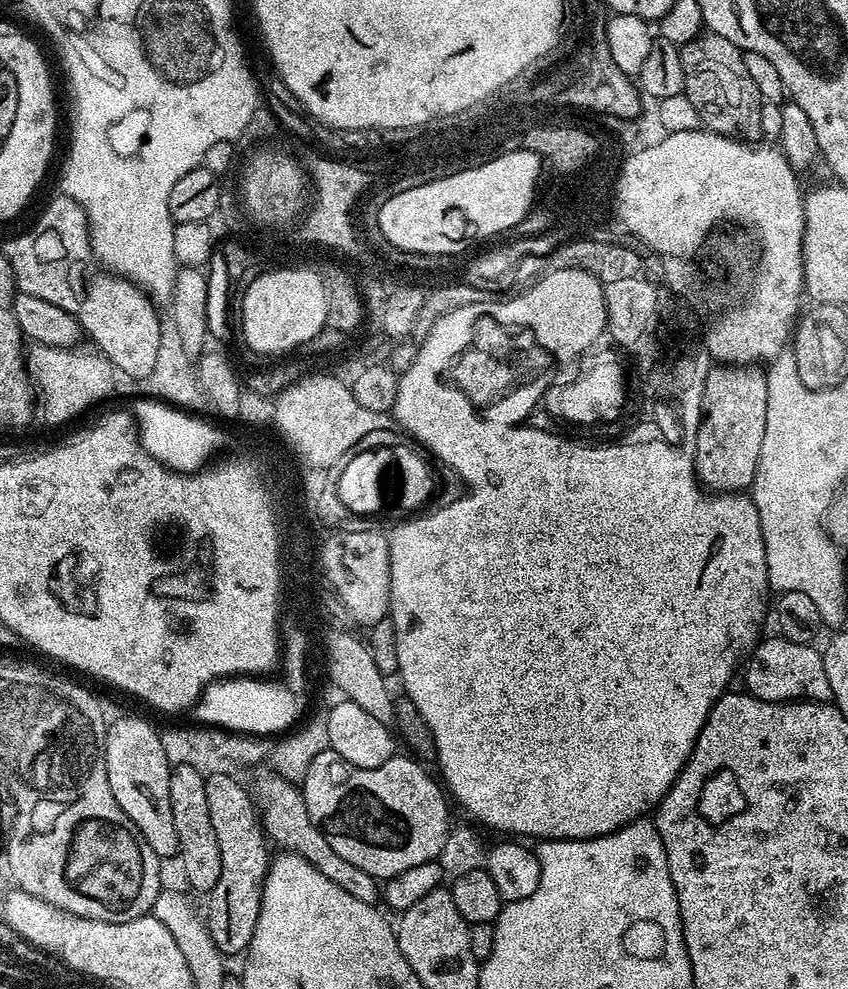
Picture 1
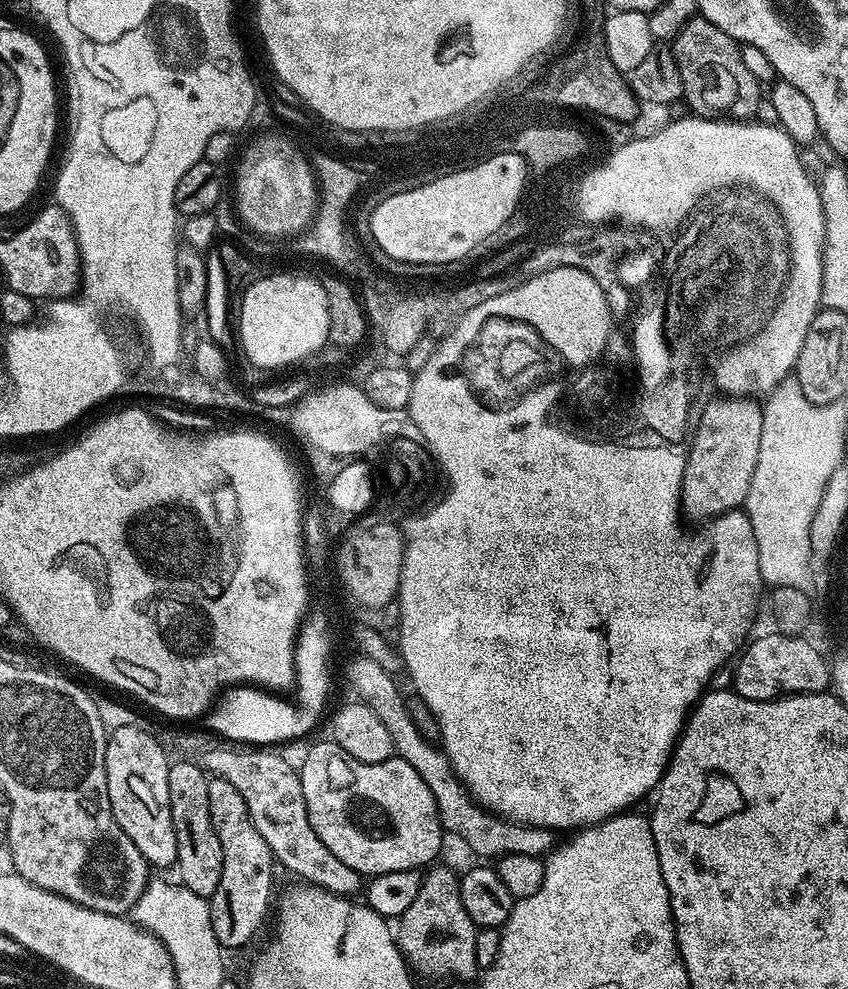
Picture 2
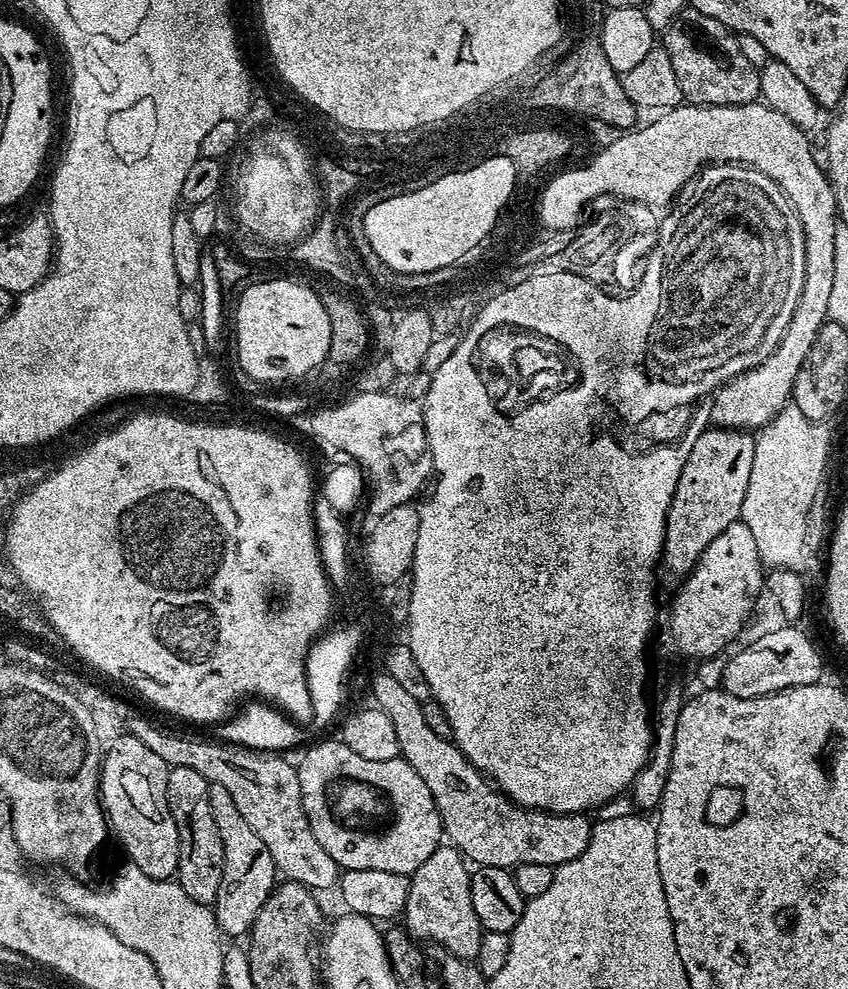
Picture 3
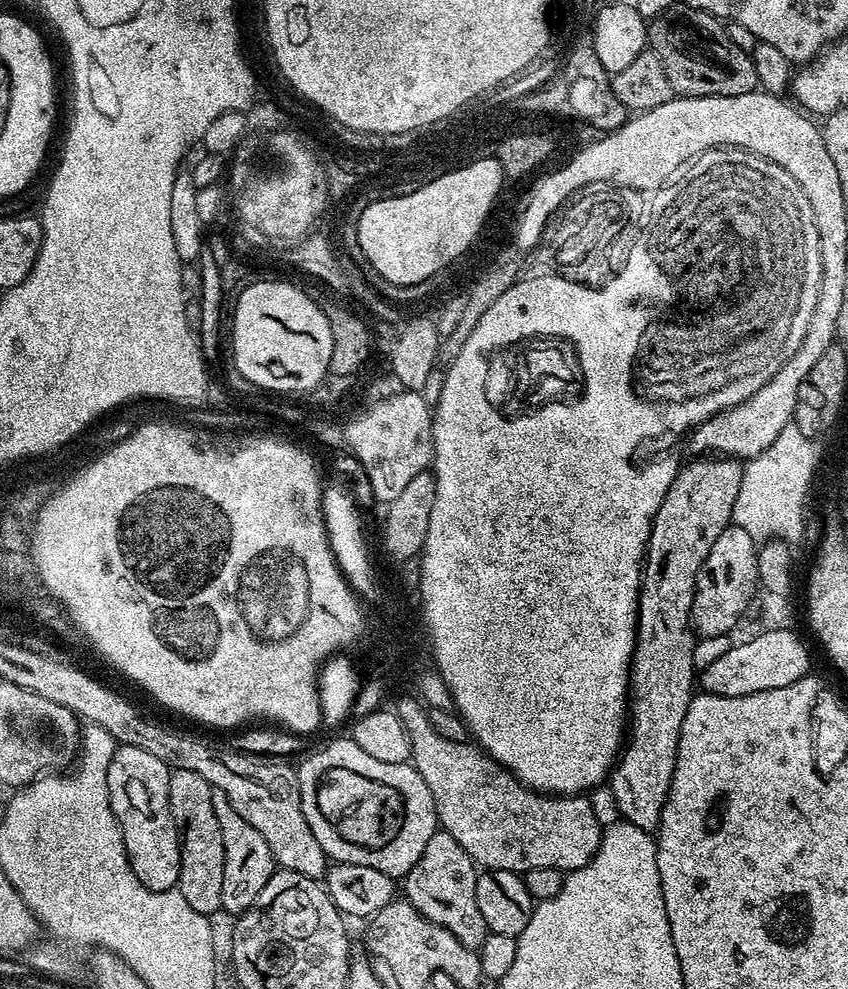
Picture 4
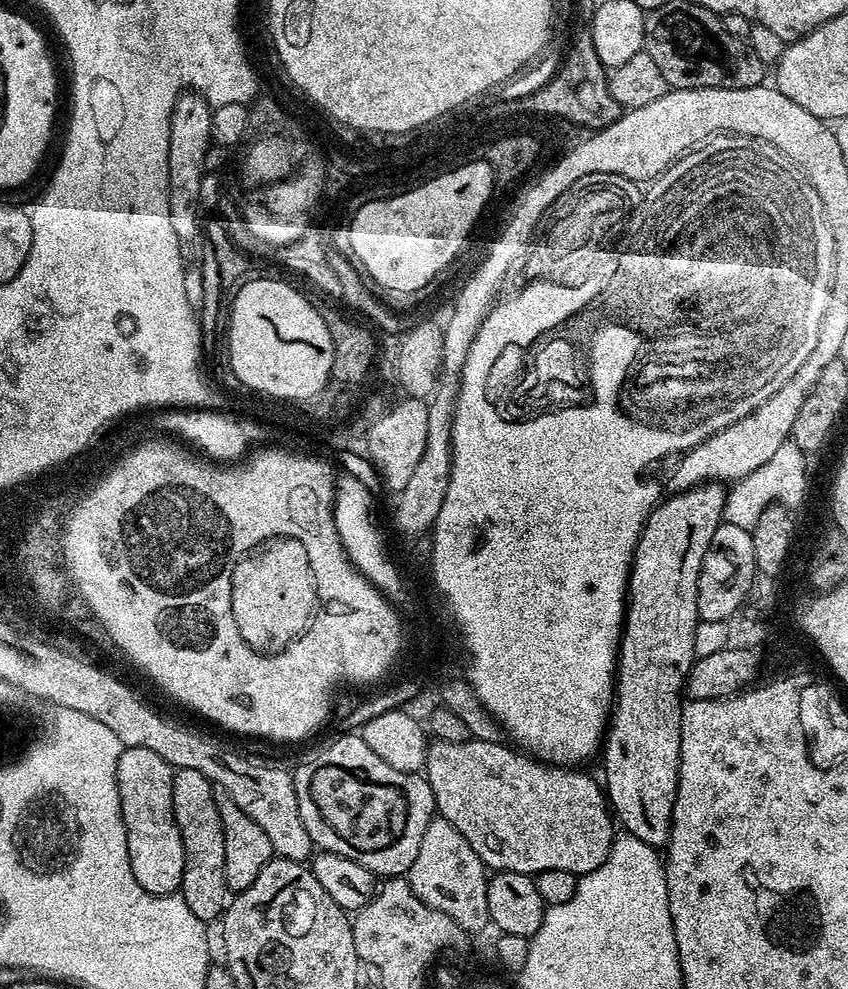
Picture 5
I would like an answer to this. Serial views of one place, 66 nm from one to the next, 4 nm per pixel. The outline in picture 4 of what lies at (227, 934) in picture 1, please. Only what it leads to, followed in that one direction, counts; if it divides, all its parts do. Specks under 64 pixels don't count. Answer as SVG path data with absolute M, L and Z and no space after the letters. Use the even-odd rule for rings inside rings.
M213 788L212 801L218 826L222 830L222 850L226 850L226 866L222 870L222 909L225 913L239 914L255 902L258 894L262 894L262 886L270 882L278 865L262 834L258 834L258 830L254 830L254 826L250 826L250 822L246 822L234 806L230 806L230 798L226 798L222 790Z

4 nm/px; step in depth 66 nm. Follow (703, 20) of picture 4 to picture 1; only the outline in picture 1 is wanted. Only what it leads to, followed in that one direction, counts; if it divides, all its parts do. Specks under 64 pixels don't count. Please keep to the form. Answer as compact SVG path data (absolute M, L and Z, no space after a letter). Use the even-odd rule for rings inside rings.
M709 32L701 33L681 45L680 57L684 80L683 94L697 112L699 123L720 135L731 135L745 142L759 141L763 136L766 104L744 64L744 55L732 42Z

